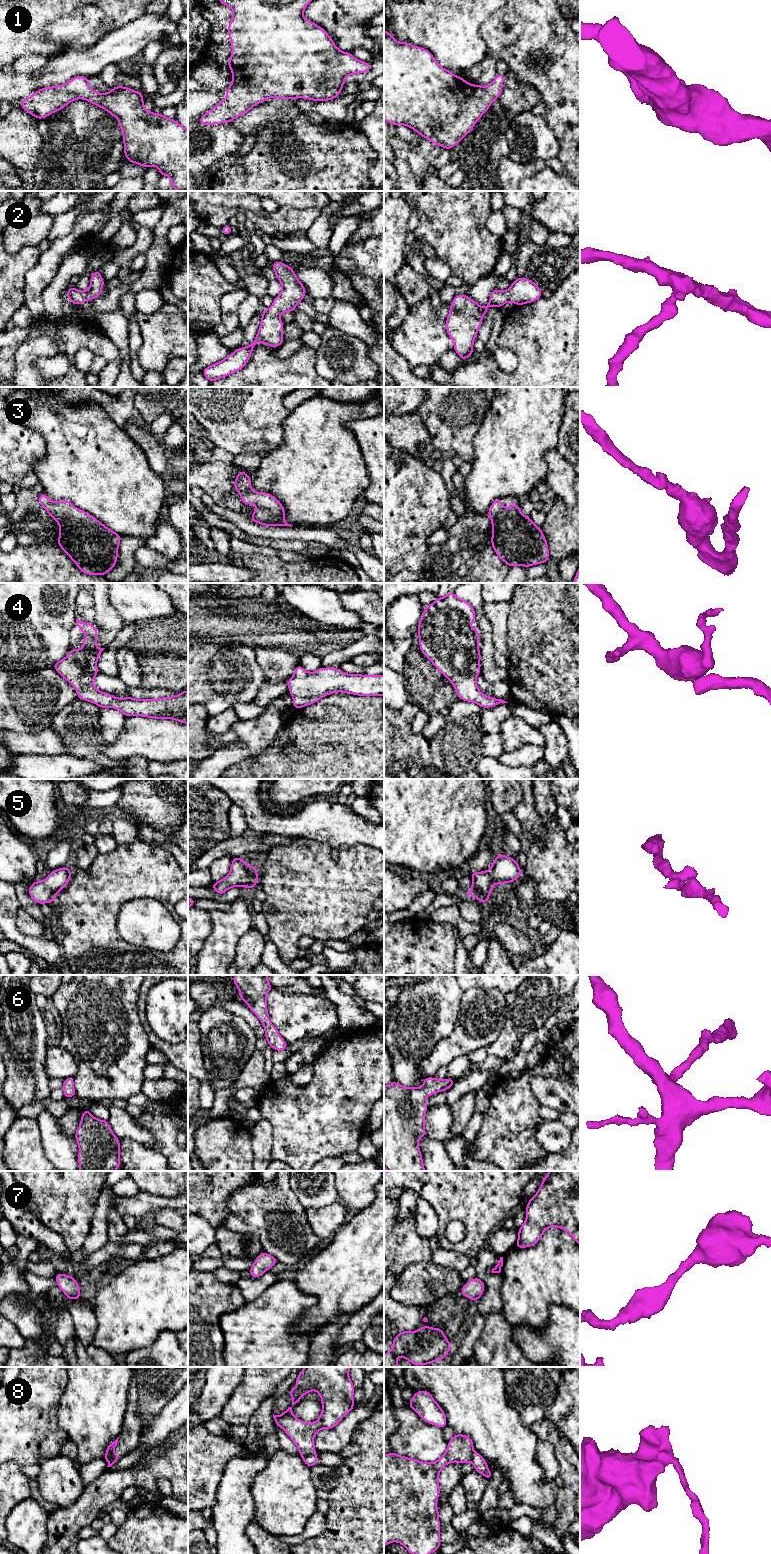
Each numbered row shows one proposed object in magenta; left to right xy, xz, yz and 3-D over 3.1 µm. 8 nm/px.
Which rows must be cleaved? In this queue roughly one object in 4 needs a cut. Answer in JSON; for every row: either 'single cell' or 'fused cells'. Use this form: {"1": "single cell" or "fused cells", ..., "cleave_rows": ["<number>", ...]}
{"1": "single cell", "2": "single cell", "3": "single cell", "4": "single cell", "5": "single cell", "6": "single cell", "7": "single cell", "8": "fused cells", "cleave_rows": ["8"]}

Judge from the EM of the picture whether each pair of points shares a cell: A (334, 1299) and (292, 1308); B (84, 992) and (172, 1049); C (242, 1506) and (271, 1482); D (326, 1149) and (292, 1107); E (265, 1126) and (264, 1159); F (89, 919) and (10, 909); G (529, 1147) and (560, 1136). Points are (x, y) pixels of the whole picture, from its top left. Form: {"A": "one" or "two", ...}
{"A": "two", "B": "two", "C": "two", "D": "one", "E": "one", "F": "two", "G": "two"}

